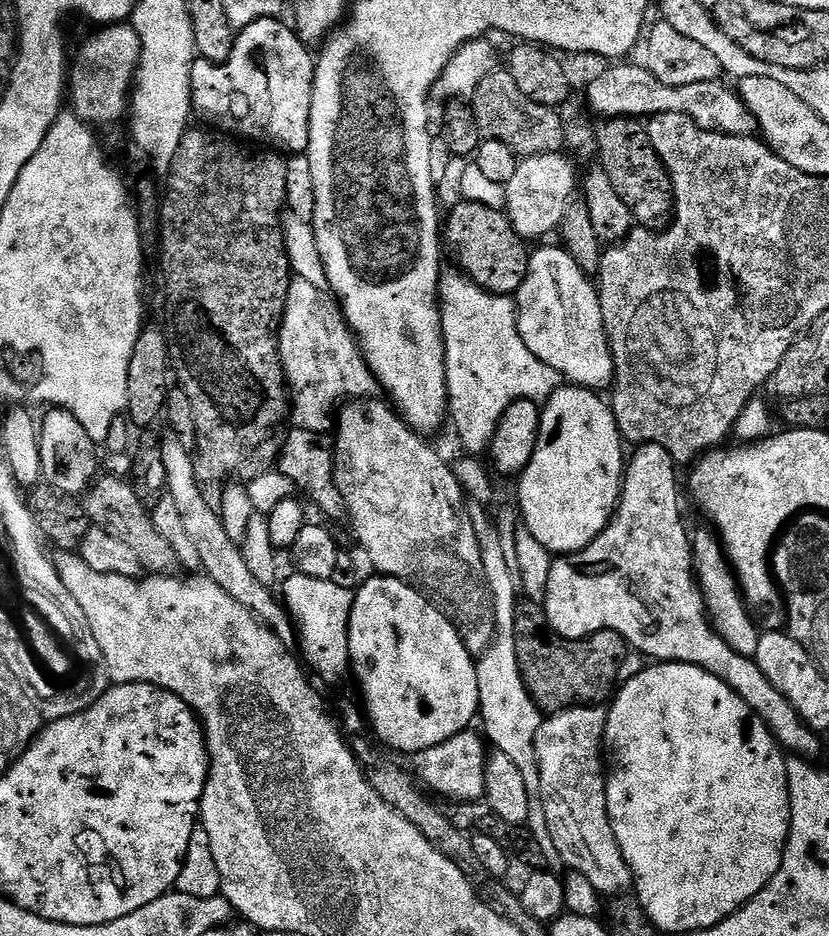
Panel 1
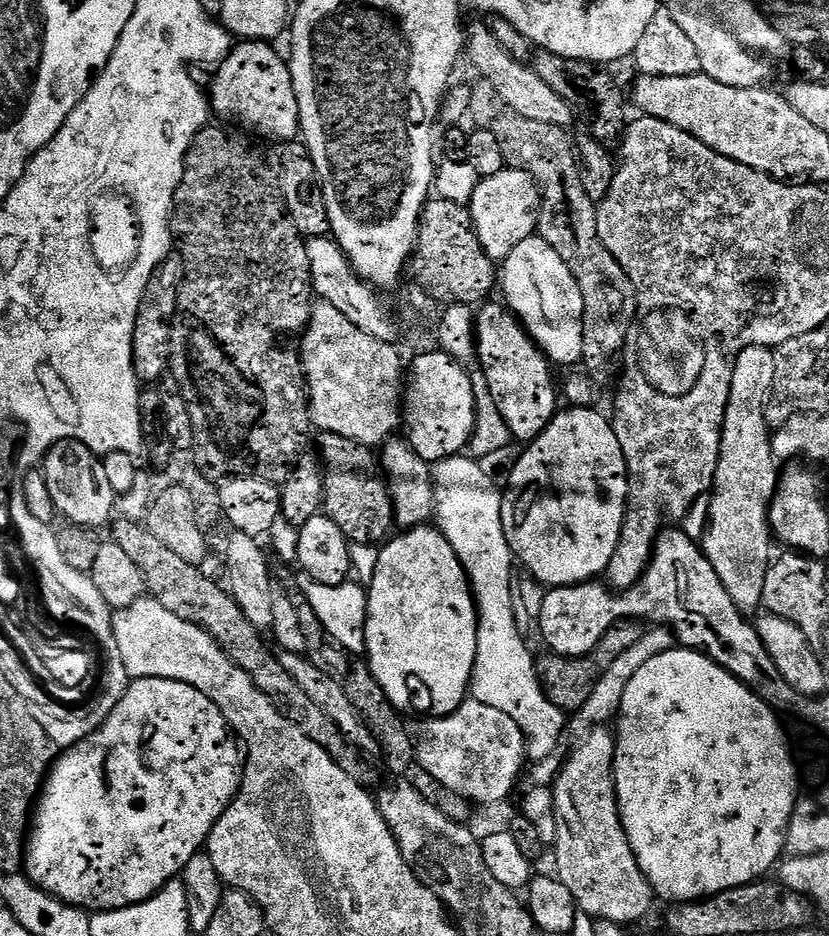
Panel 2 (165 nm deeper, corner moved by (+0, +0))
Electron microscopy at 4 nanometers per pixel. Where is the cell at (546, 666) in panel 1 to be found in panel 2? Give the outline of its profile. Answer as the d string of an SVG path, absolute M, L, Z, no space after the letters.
M622 620L619 624L610 626L610 630L606 630L598 646L594 646L594 650L590 650L584 656L541 655L536 662L536 672L540 676L540 684L544 687L546 698L554 702L554 706L558 706L565 714L575 714L584 705L586 698L590 698L594 686L598 686L598 678L602 678L602 674L610 670L610 665L621 654L626 654L626 650L630 650L634 642L638 642L640 635L642 628L637 621Z

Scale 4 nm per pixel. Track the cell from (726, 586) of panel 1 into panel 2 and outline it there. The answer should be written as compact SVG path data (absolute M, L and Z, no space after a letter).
M752 344L738 354L730 382L730 398L726 402L726 418L722 426L721 454L709 495L708 524L702 537L704 557L718 574L719 581L730 594L734 606L745 614L752 614L763 605L762 590L766 590L766 570L772 564L774 537L768 522L768 506L778 487L778 462L772 454L772 432L767 407L774 386L774 351Z

